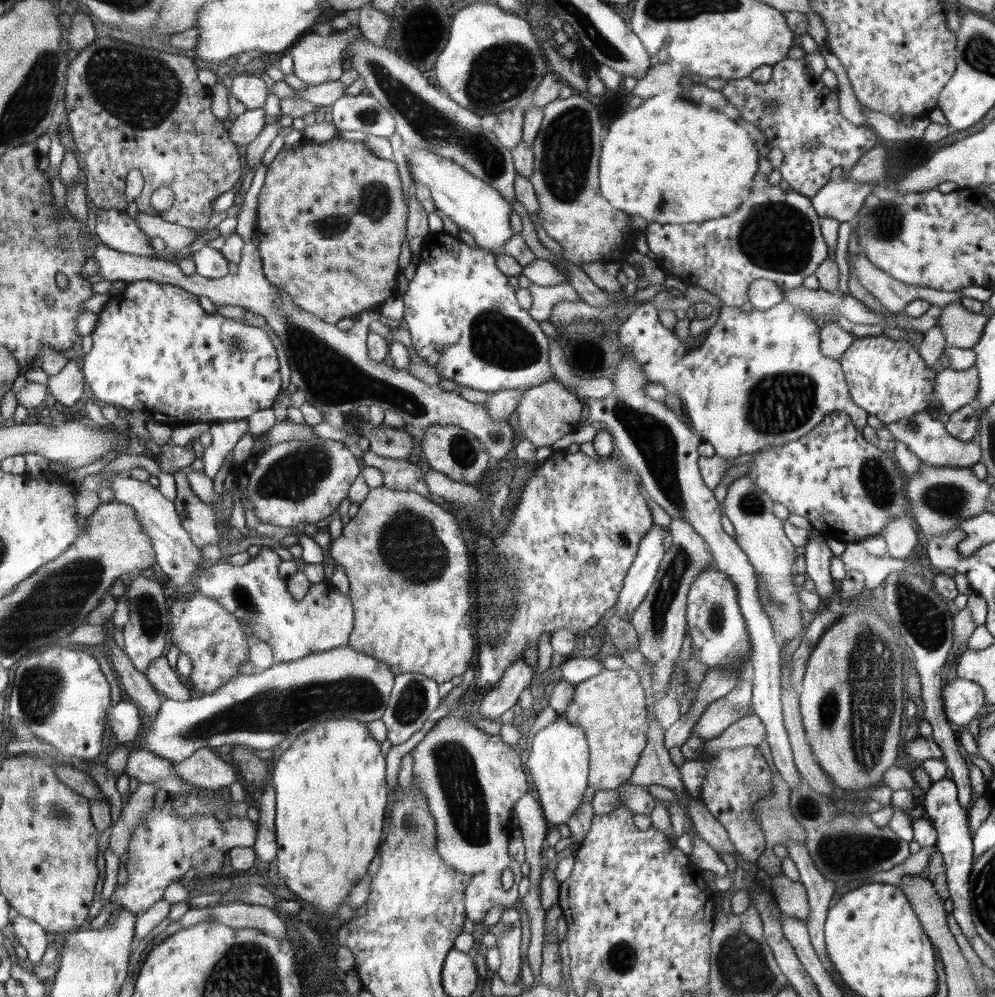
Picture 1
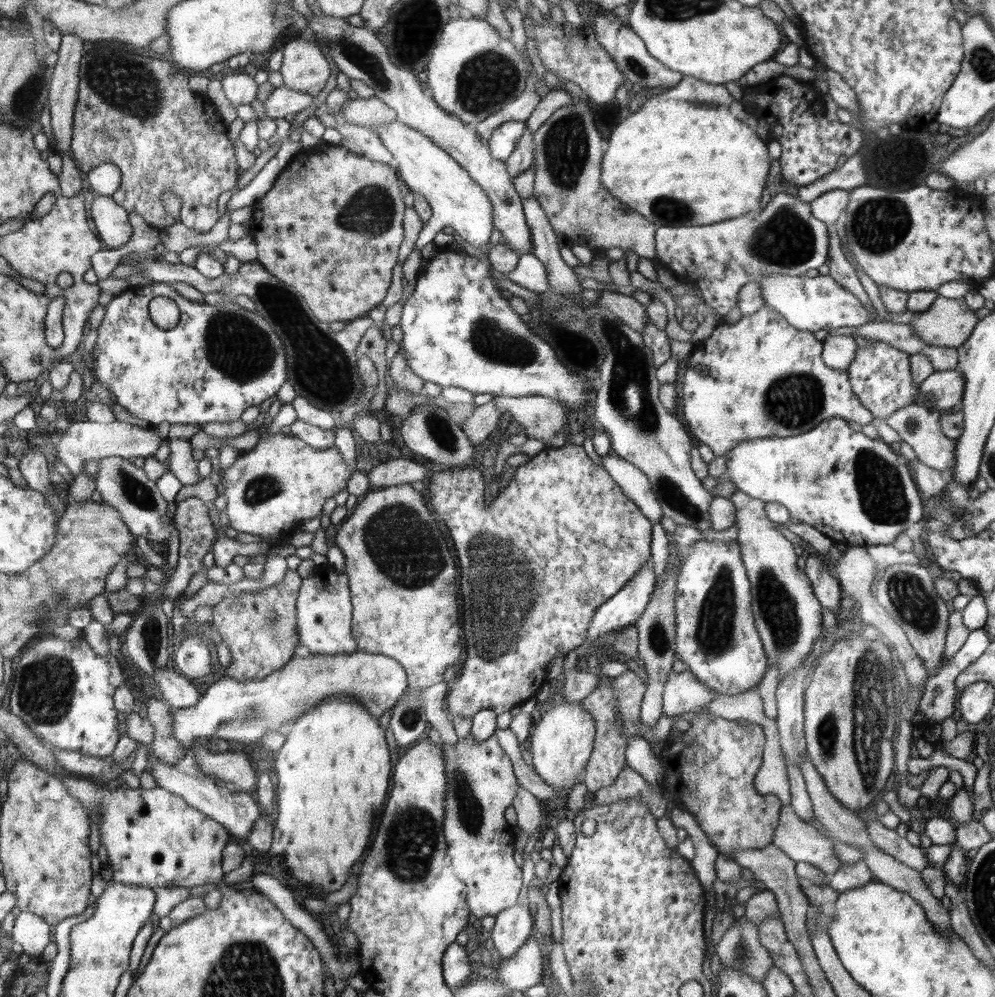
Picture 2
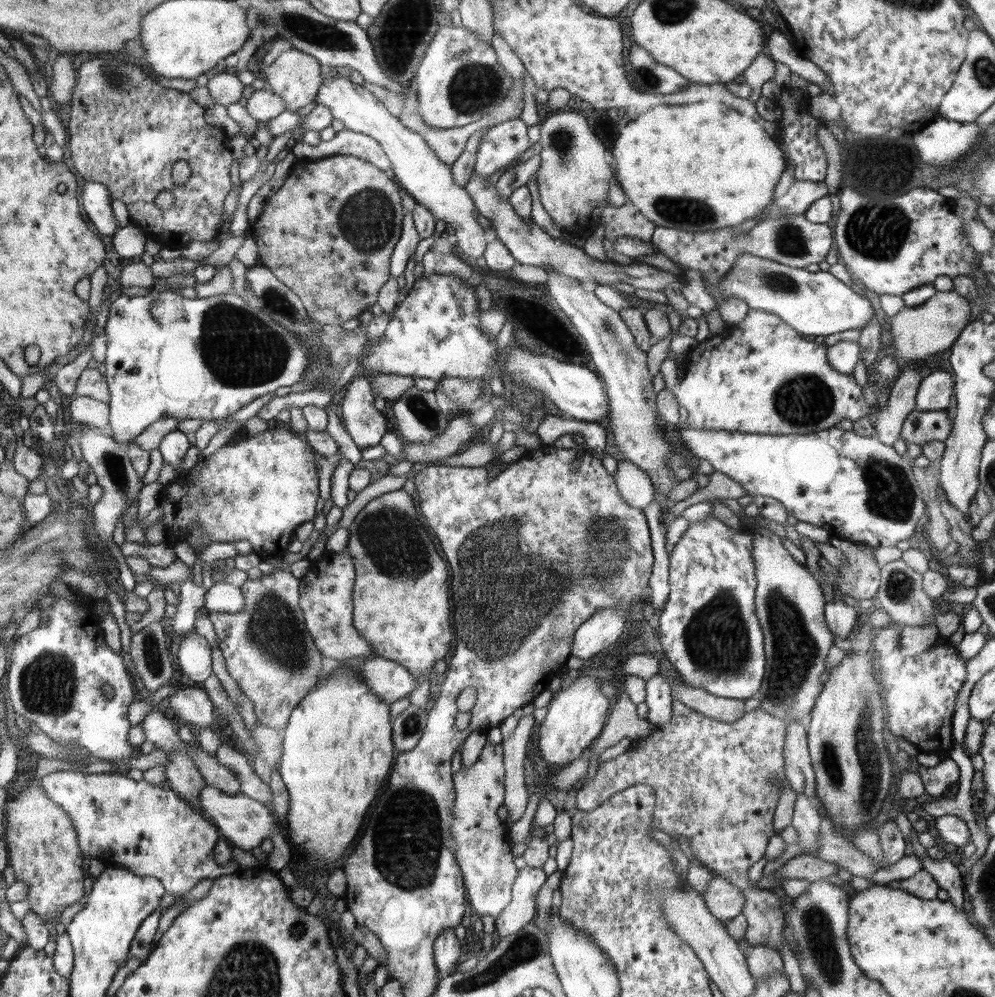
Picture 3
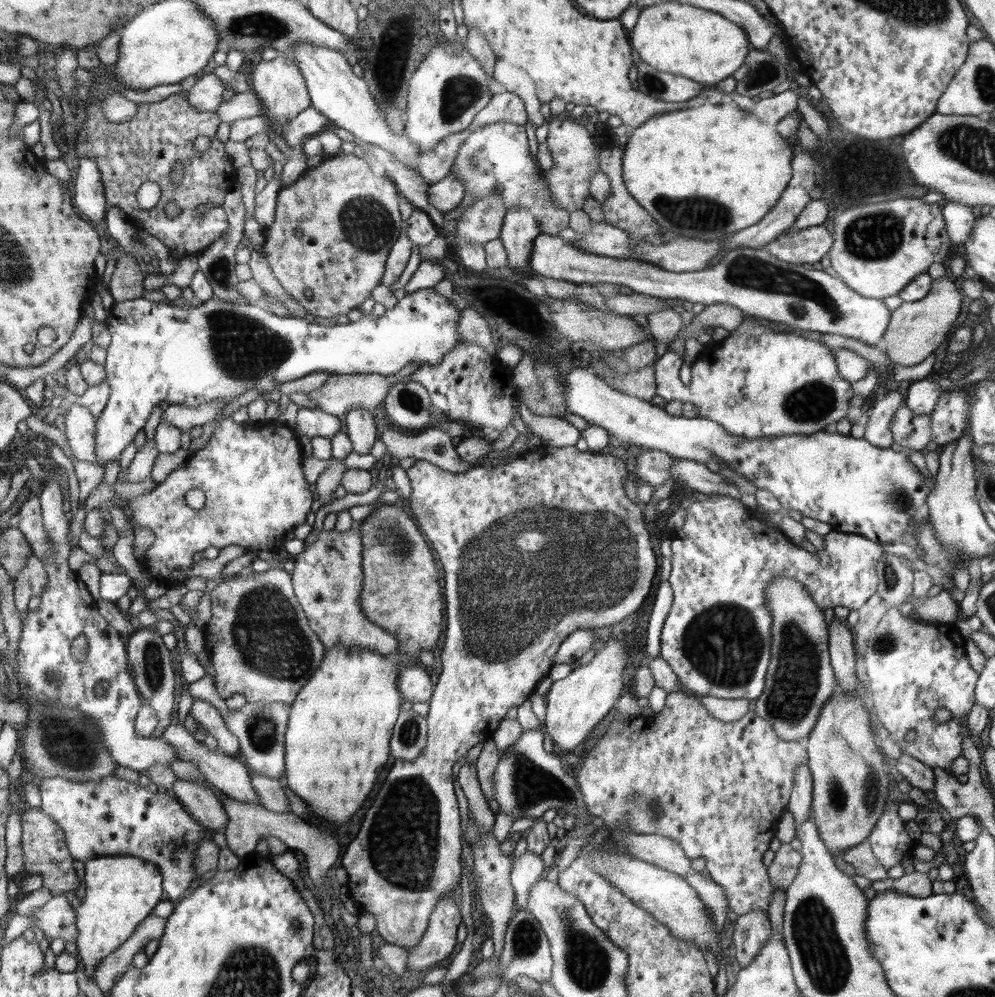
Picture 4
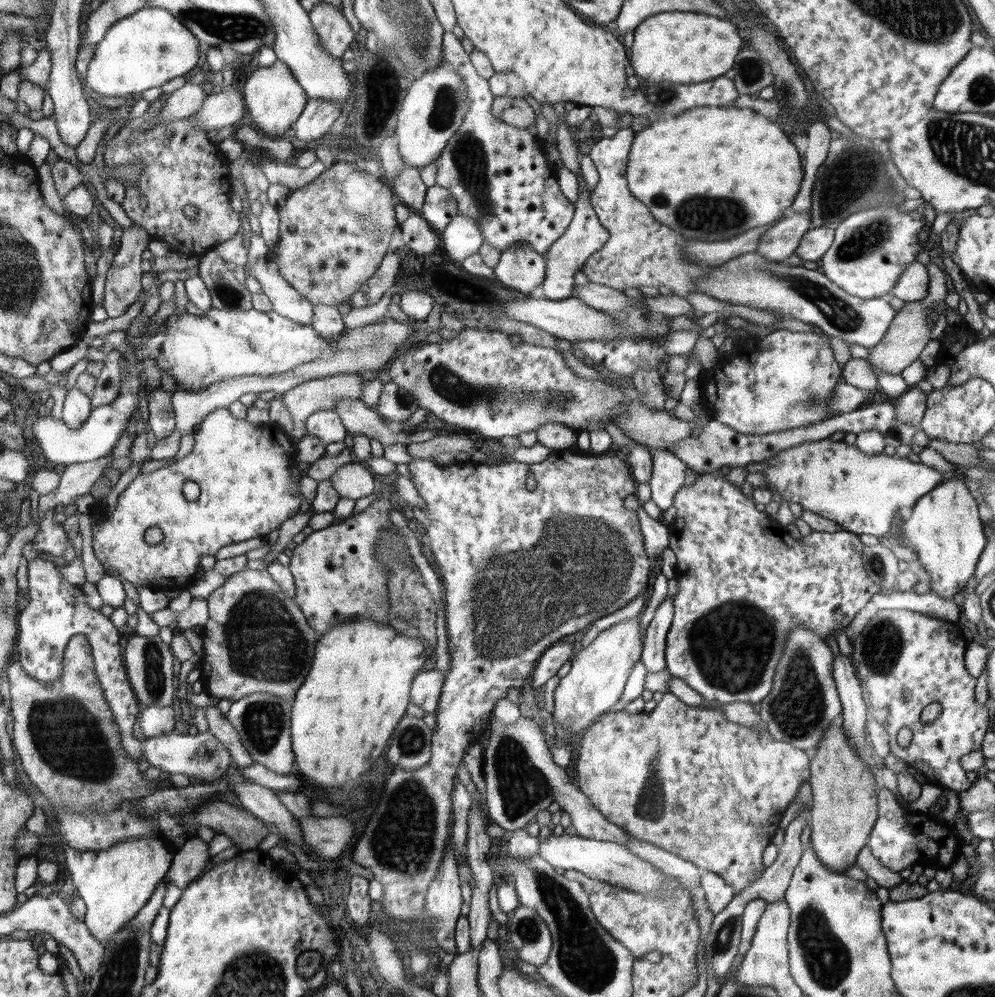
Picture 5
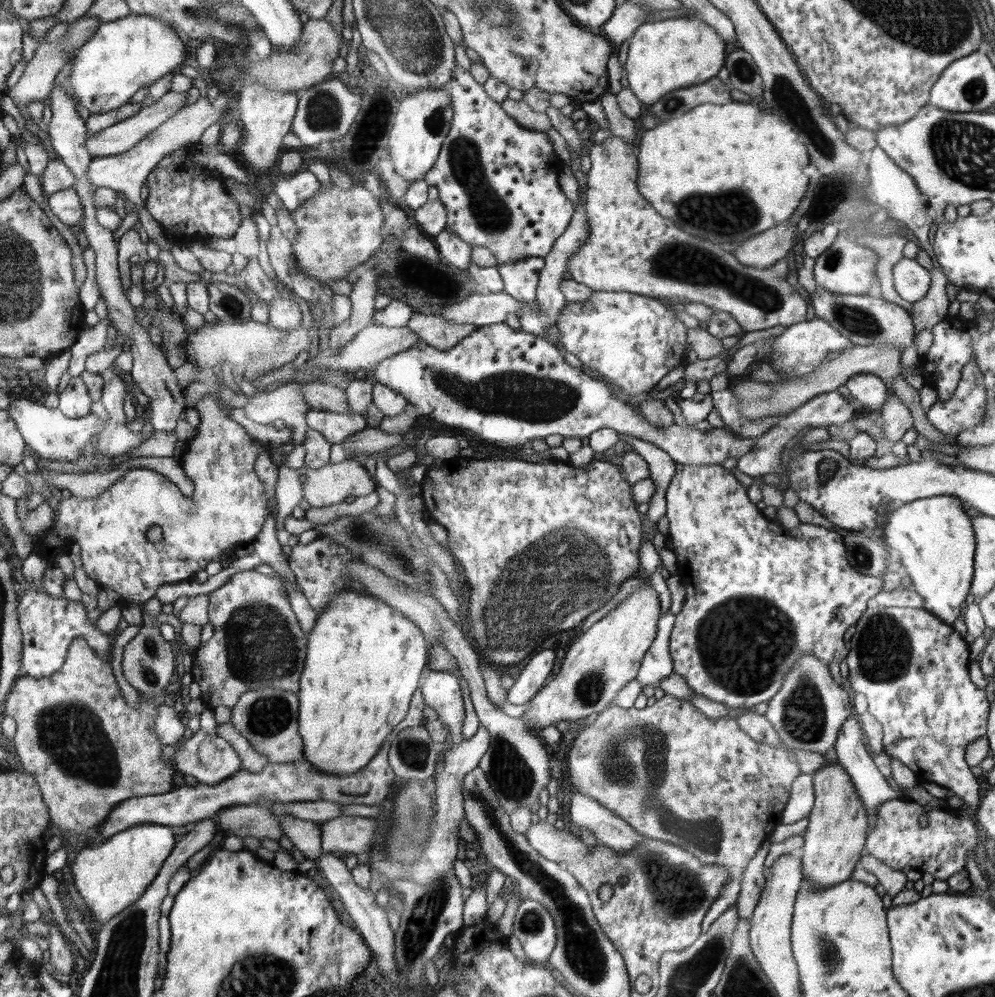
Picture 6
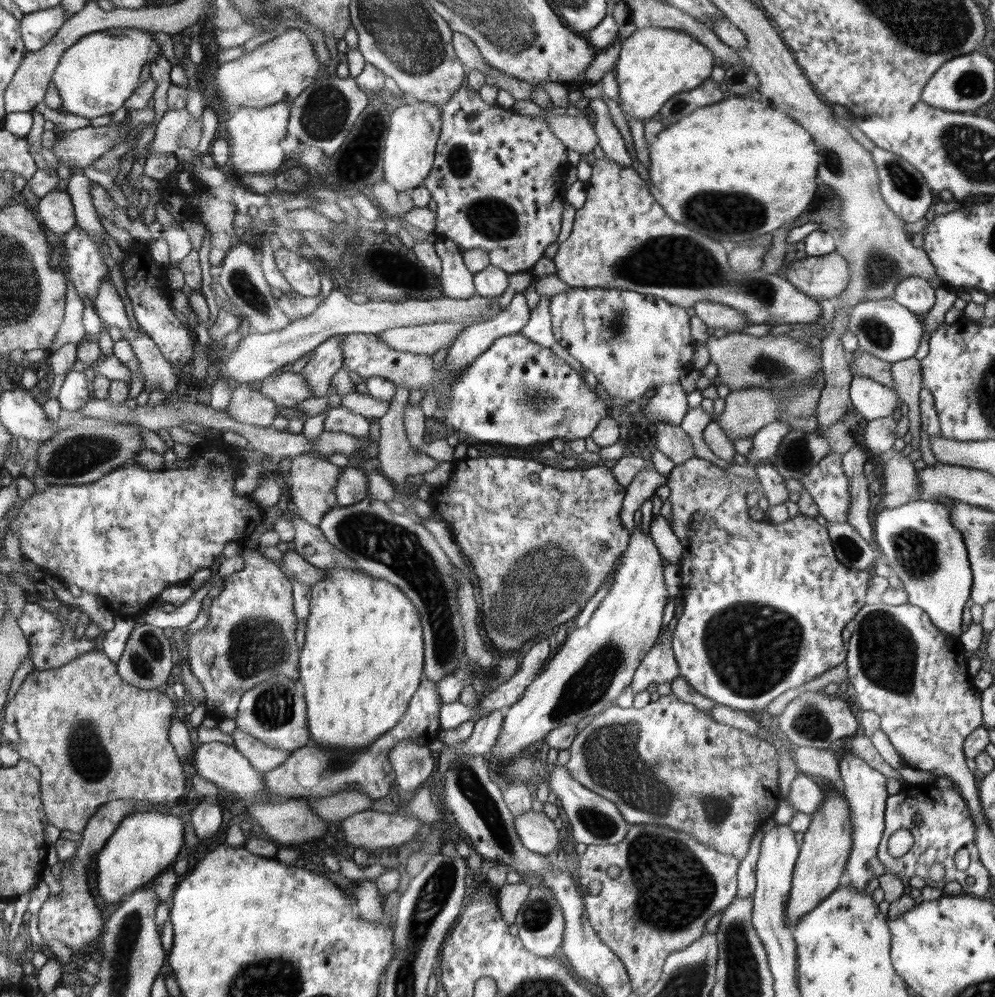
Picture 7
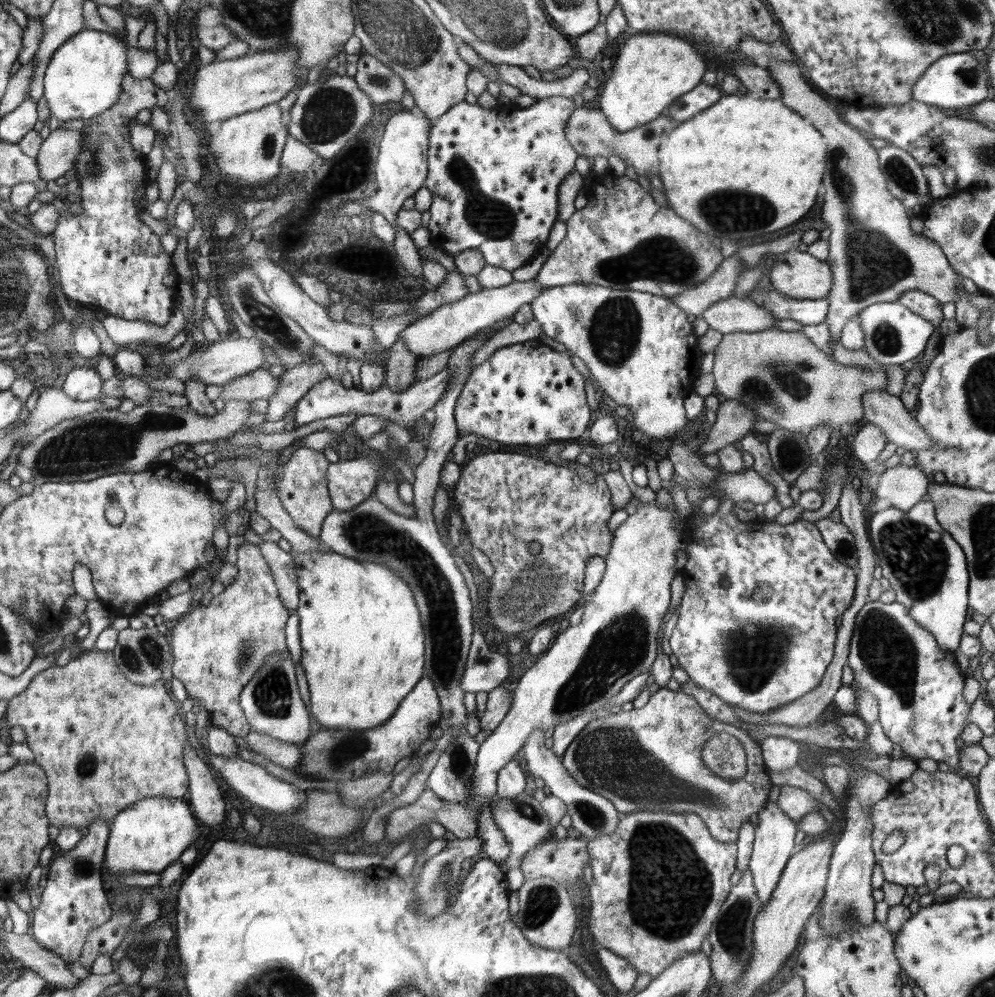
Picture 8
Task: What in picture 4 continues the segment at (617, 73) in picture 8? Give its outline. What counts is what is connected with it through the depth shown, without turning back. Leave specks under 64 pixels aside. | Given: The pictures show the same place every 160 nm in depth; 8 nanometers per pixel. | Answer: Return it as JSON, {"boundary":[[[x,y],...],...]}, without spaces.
{"boundary":[[[662,1],[643,8],[628,37],[636,57],[652,68],[710,86],[731,77],[752,49],[744,29],[734,21],[680,1]]]}

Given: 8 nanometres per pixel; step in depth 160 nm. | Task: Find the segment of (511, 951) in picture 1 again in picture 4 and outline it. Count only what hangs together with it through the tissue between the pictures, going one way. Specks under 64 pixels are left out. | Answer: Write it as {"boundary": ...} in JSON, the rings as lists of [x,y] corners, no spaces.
{"boundary":[[[527,850],[526,853],[519,857],[512,857],[511,885],[519,909],[527,908],[530,887],[546,871],[540,854],[534,854]]]}

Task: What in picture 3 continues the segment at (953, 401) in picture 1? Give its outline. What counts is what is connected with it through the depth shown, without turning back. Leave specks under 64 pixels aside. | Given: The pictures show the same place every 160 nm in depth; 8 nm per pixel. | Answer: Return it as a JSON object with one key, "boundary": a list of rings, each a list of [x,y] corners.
{"boundary":[[[936,371],[921,380],[915,398],[915,409],[945,411],[952,398],[953,376],[947,371]]]}

